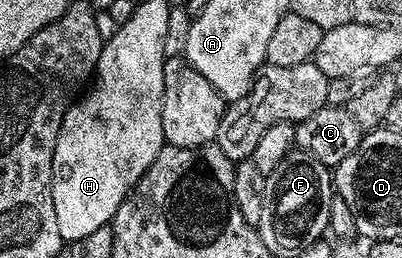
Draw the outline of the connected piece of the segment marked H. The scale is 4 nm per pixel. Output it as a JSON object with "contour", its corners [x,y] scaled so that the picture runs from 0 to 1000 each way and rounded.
{"contour":[[[231,314],[221,349],[226,353],[216,376],[204,372],[197,388],[189,388],[164,434],[154,469],[144,581],[139,585],[139,605],[134,605],[134,752],[142,888],[149,891],[159,938],[199,930],[206,919],[216,919],[224,903],[231,903],[234,891],[269,876],[284,853],[291,810],[306,791],[336,713],[343,709],[348,686],[368,663],[371,640],[381,632],[391,597],[398,593],[410,566],[408,508],[403,500],[408,345],[396,337],[396,322],[239,322]]]}

